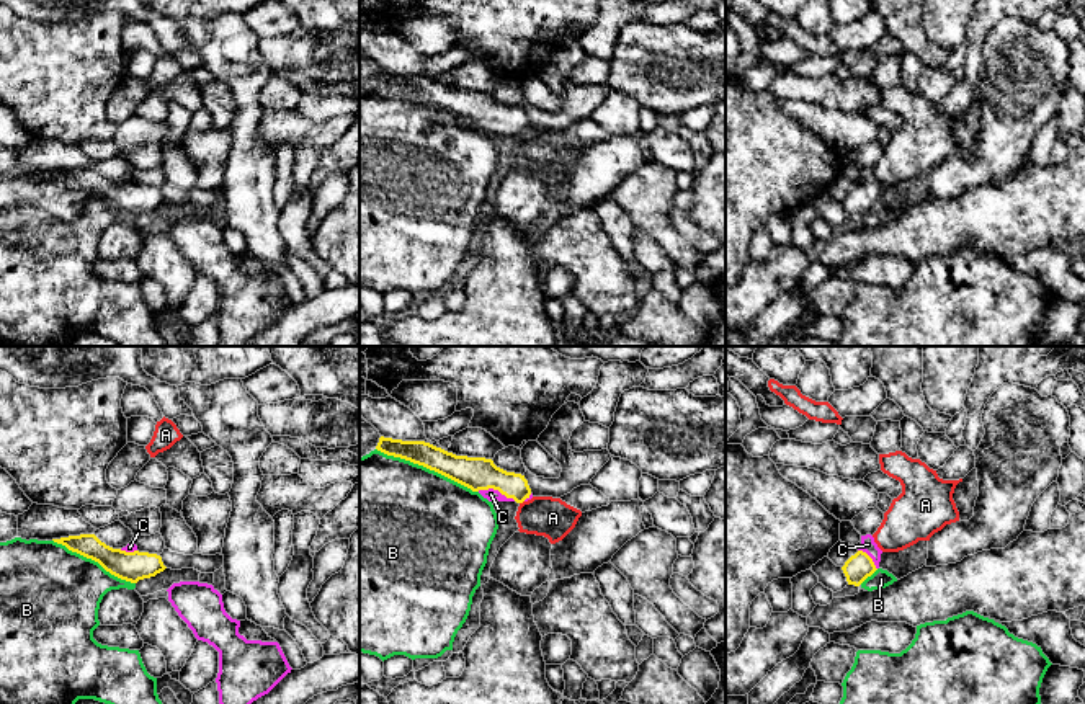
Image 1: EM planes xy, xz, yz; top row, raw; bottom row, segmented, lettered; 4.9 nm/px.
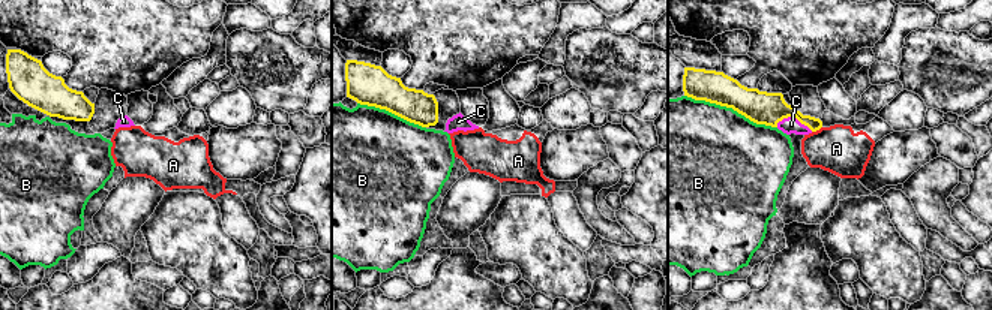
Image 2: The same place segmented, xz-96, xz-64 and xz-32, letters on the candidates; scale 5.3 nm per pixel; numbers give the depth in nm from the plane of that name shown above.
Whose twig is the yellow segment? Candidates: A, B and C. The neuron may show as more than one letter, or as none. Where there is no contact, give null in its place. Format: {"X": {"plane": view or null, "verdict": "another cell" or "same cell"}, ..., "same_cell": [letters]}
{"A": {"plane": "xz", "verdict": "another cell"}, "B": {"plane": "xz", "verdict": "another cell"}, "C": {"plane": "xz", "verdict": "same cell"}, "same_cell": ["C"]}

